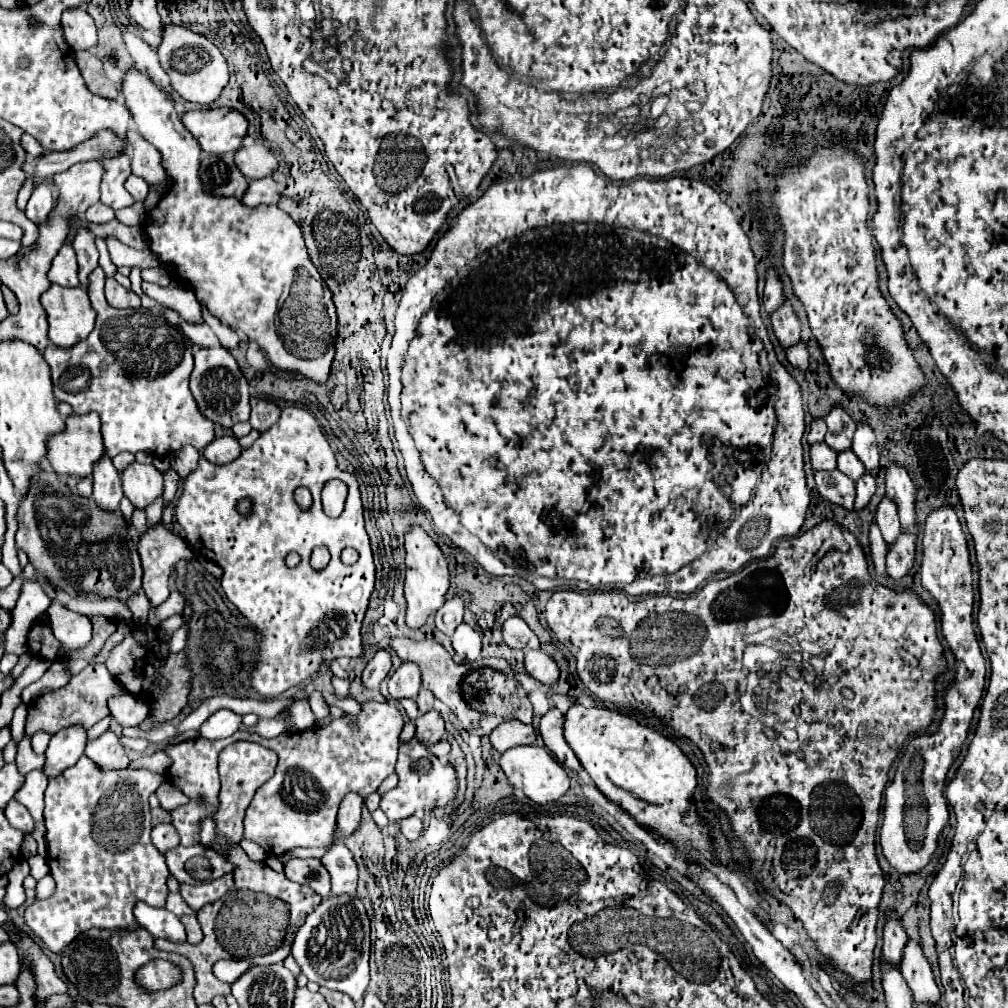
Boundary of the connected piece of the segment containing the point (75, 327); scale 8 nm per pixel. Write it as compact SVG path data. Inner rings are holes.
M52 285L44 297L40 299L42 301L42 307L48 315L48 323L50 323L50 333L48 333L48 339L58 345L58 347L72 347L76 345L78 341L86 339L90 335L90 331L94 329L94 317L96 317L96 311L92 309L90 305L90 299L88 299L88 293L82 289L82 287L60 287L60 285Z

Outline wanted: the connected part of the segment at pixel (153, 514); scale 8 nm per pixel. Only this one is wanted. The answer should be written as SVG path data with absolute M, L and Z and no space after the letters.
M161 495L152 503L152 505L149 505L145 512L146 512L146 518L148 521L149 526L155 526L162 520L162 511L163 511L163 496Z

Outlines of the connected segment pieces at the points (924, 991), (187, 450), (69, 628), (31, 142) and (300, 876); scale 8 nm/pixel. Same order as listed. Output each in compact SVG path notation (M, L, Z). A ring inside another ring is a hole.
M908 939L902 951L900 969L904 973L904 979L908 979L908 987L912 989L916 1003L938 1003L940 1001L940 989L934 983L930 963L926 955L922 953L922 947L918 941Z
M188 445L170 457L170 467L180 475L180 479L184 479L190 473L190 469L196 469L198 459L200 459L200 451Z
M44 585L46 593L54 599L52 607L48 609L50 615L50 625L52 625L52 633L58 641L62 641L60 645L64 647L62 651L72 653L76 649L82 649L84 645L88 645L88 641L92 639L92 621L86 615L80 615L76 611L66 609L58 599L56 599L56 591L52 585Z
M24 135L22 145L24 145L28 155L44 155L46 153L46 149L40 145L40 141L36 141L32 135Z
M288 859L284 863L284 875L290 881L312 887L320 897L330 895L328 871L320 865L318 859Z

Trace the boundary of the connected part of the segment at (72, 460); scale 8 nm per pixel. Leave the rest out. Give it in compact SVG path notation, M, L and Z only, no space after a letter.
M88 413L84 417L70 415L66 419L66 431L60 437L52 437L48 441L48 461L58 475L74 475L74 477L90 477L94 465L104 457L104 445L100 435L100 417L96 413Z

